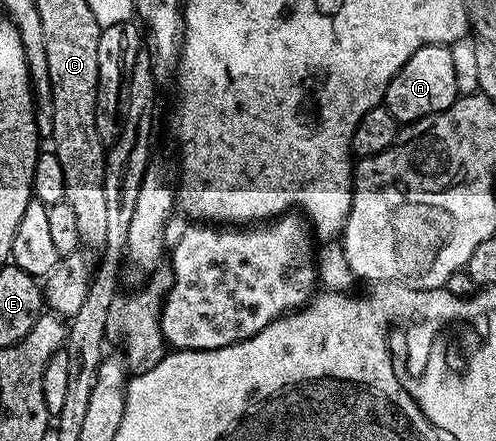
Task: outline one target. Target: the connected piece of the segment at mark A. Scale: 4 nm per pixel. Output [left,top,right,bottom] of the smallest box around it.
[383,45,458,124]

